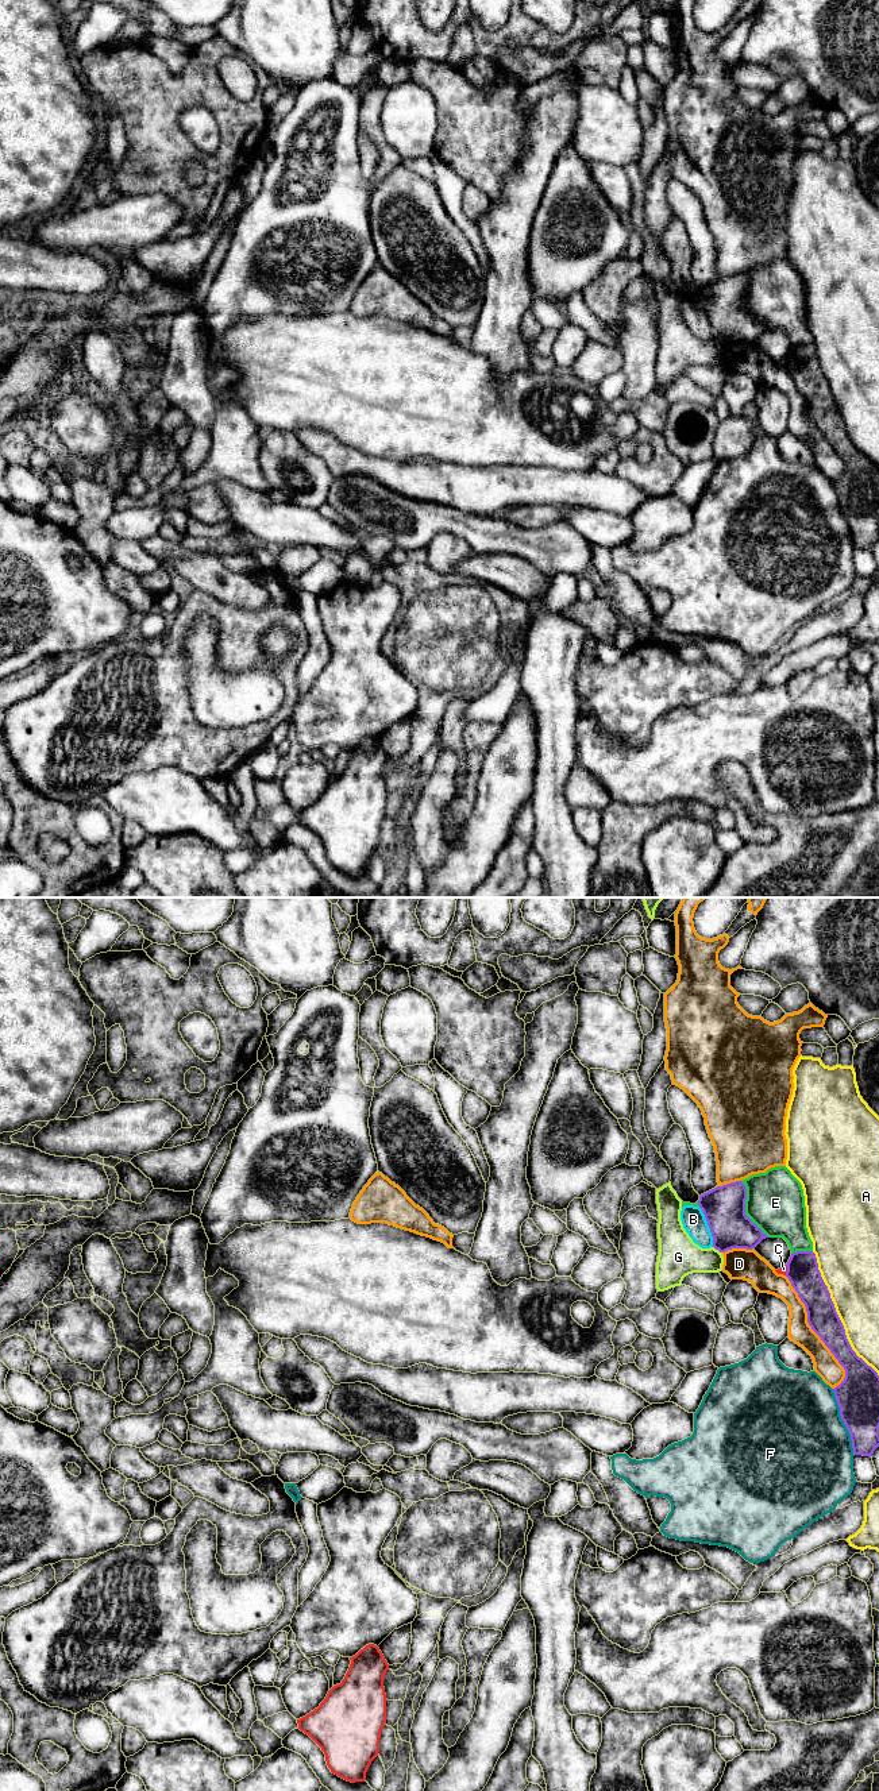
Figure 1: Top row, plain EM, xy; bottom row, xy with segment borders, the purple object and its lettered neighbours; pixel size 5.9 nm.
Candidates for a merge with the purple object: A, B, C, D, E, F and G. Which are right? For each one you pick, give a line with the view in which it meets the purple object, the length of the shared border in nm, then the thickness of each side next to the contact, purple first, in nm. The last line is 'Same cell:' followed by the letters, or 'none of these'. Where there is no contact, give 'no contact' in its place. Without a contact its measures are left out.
Same cell: none of these

